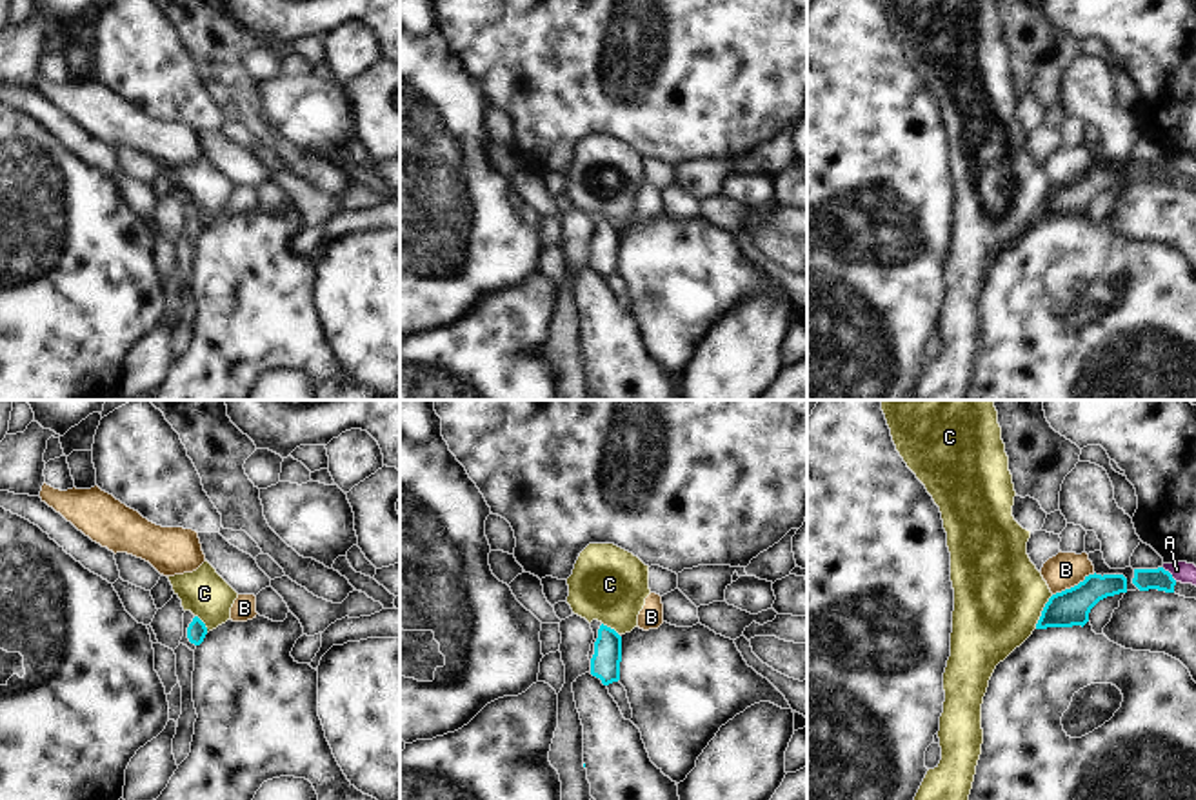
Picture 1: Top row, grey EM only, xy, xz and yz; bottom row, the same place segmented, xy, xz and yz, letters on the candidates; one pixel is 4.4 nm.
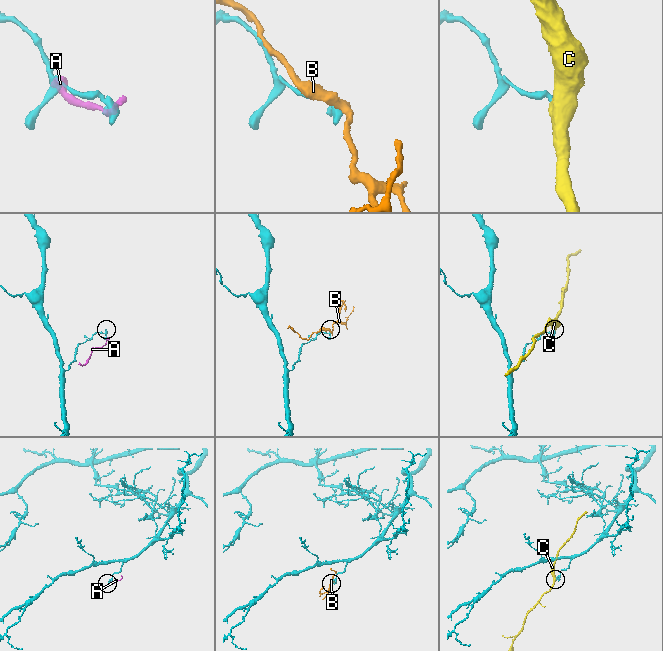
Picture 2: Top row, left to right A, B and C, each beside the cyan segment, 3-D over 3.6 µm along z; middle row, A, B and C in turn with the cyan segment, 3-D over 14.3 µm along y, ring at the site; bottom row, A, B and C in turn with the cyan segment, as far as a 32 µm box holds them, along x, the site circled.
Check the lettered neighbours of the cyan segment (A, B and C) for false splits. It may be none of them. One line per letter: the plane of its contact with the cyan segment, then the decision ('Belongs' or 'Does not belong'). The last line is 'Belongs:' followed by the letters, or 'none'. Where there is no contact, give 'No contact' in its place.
A: Touches cyan in yz. Does not belong
B: Touches cyan in yz. Does not belong
C: Touches cyan in yz. Does not belong
Belongs: none.

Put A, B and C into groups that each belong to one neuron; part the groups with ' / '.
A B / C

